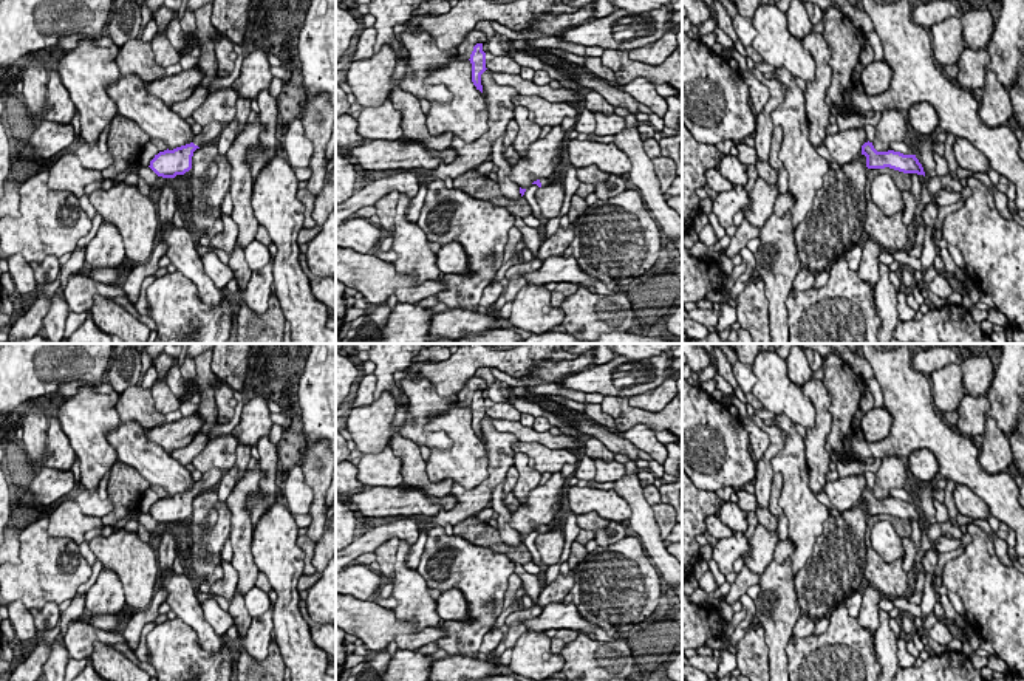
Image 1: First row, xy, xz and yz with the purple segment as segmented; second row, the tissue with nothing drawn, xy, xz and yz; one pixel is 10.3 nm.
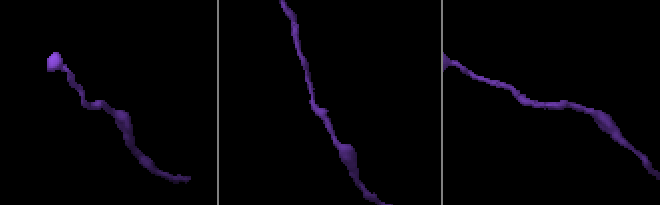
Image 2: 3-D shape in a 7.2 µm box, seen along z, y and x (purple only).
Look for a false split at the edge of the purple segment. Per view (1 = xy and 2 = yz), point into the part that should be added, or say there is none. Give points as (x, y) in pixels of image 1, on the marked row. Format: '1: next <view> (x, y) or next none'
1: next xy (212, 130)
2: next none

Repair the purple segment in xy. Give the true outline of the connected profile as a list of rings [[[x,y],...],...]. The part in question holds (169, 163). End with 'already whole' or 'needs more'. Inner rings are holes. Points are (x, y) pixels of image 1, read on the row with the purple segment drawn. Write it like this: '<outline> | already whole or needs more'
[[[215,121],[204,125],[201,133],[196,135],[190,144],[176,147],[173,150],[167,149],[159,152],[150,161],[148,167],[162,178],[175,178],[176,175],[184,175],[192,169],[193,152],[218,138],[223,128],[224,125]]] | needs more

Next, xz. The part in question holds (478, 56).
[[[476,43],[473,46],[473,51],[470,54],[470,63],[472,63],[472,82],[483,93],[481,85],[481,74],[487,70],[486,68],[486,53],[483,51],[483,43]]] | already whole

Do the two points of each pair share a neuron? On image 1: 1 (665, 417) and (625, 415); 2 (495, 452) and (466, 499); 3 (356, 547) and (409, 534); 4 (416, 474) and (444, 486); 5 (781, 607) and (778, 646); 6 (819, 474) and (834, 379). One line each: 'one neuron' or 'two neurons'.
1: one neuron
2: one neuron
3: one neuron
4: one neuron
5: one neuron
6: two neurons

